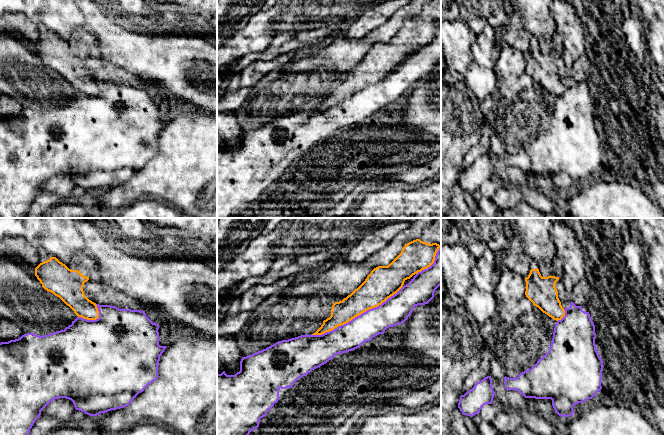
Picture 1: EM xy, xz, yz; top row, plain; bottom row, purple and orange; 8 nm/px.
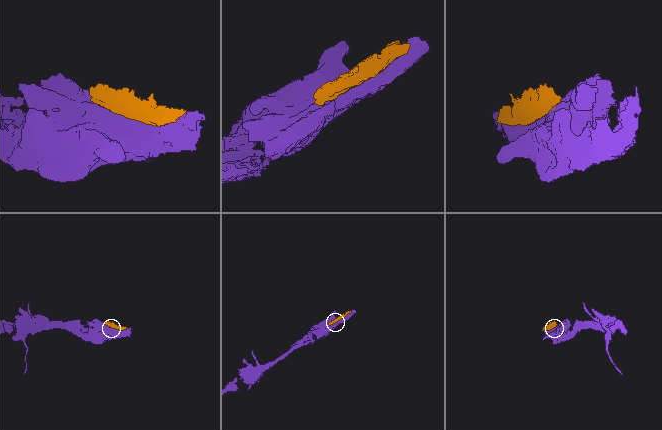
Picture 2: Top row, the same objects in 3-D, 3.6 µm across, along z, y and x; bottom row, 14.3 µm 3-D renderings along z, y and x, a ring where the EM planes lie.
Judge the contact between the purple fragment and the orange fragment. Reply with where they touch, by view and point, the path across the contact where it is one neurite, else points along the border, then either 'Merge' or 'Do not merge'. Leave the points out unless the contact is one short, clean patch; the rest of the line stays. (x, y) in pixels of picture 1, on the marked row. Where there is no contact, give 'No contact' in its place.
Touches purple at xz (357, 316). Do not merge

